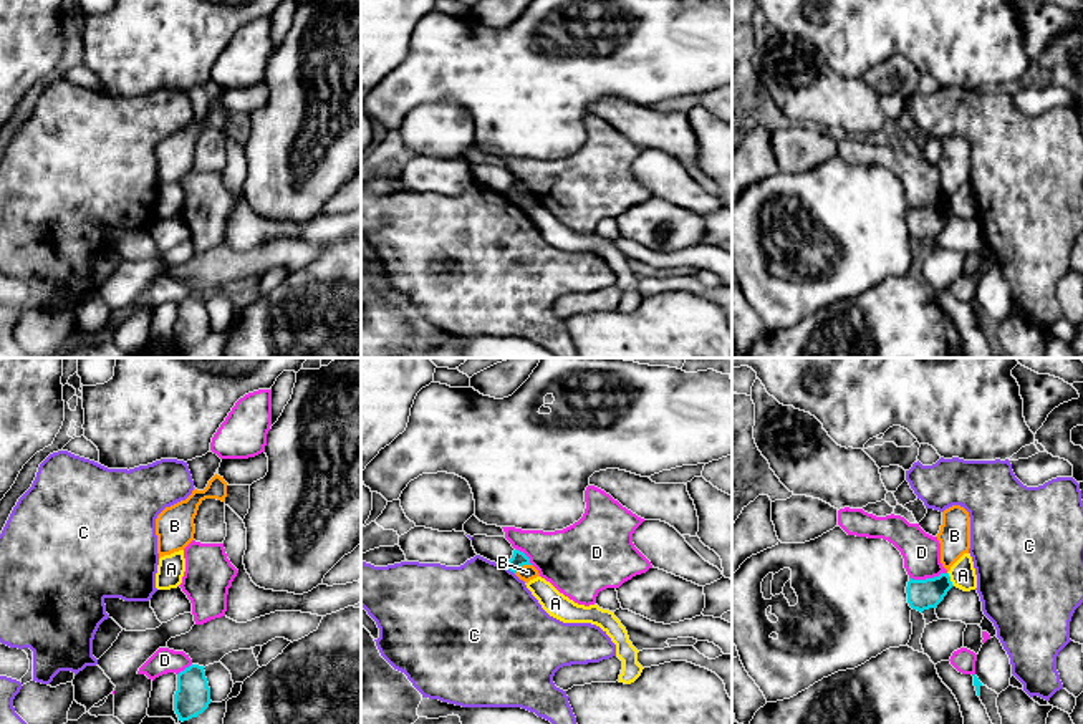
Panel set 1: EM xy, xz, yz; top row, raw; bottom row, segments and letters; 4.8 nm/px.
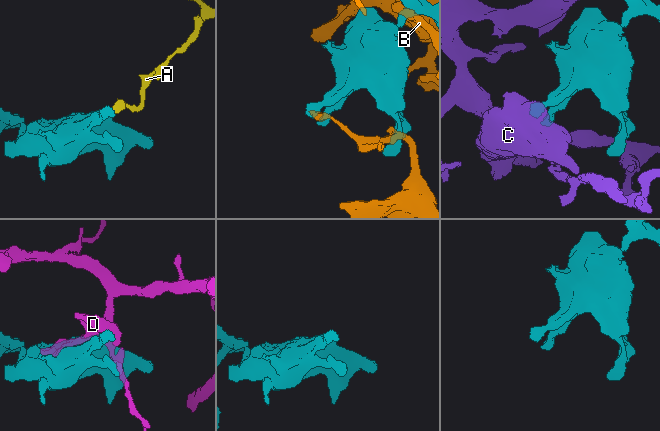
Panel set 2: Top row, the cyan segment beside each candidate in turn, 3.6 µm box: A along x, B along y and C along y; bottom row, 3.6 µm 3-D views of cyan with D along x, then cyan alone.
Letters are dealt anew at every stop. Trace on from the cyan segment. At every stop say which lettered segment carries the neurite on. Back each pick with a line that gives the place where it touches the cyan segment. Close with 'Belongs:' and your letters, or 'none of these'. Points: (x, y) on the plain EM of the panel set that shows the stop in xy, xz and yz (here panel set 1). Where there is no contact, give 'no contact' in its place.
Belongs: none of these

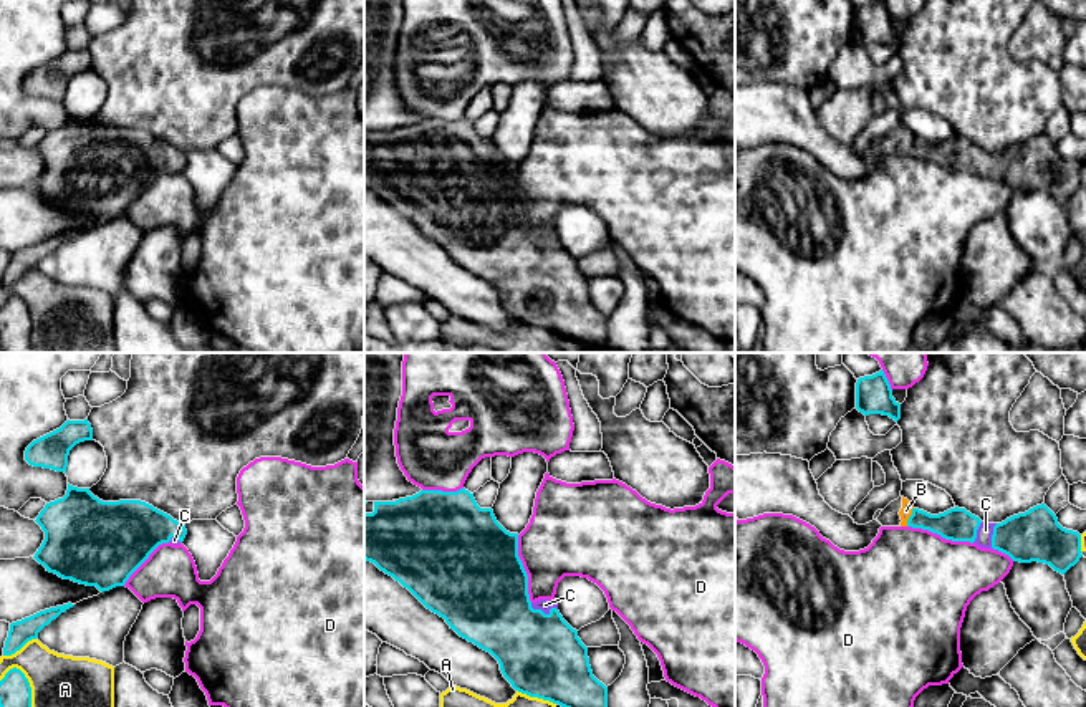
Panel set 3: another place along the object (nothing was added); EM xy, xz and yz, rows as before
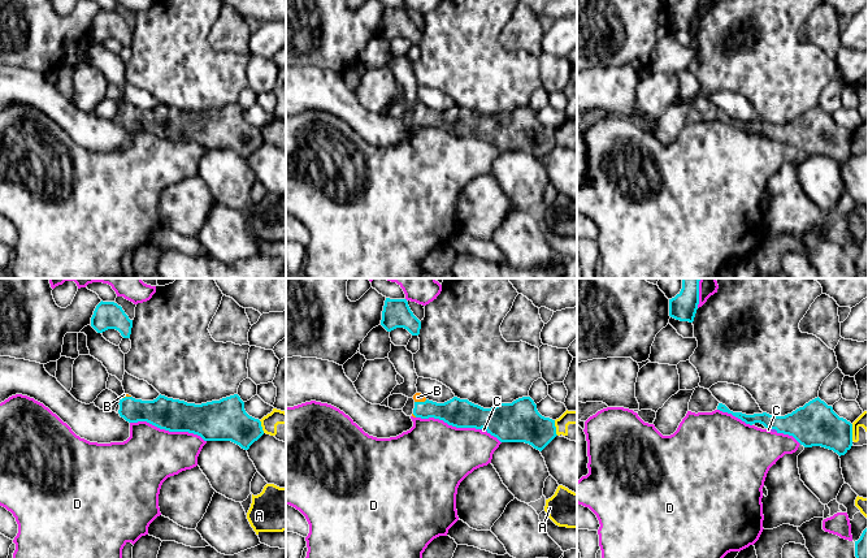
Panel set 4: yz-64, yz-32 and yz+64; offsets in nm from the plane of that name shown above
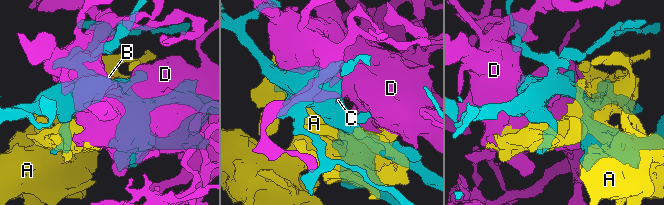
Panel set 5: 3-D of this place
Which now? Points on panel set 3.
B: meets cyan in yz at (909, 146)
C: meets cyan in xz at (542, 240)
Belongs: B, C

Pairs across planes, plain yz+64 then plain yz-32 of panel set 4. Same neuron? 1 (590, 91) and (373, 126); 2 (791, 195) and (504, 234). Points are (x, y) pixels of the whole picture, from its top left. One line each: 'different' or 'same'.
1: same
2: different

